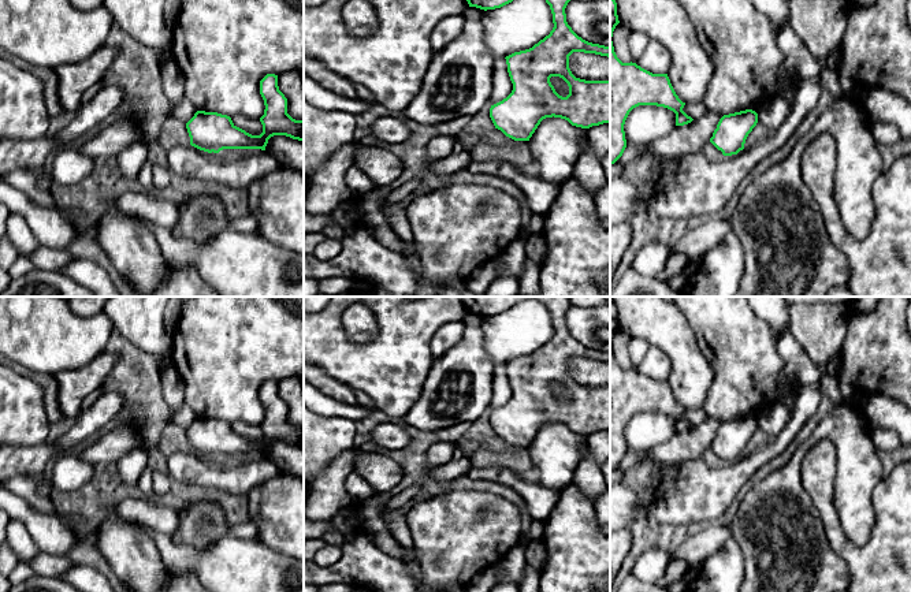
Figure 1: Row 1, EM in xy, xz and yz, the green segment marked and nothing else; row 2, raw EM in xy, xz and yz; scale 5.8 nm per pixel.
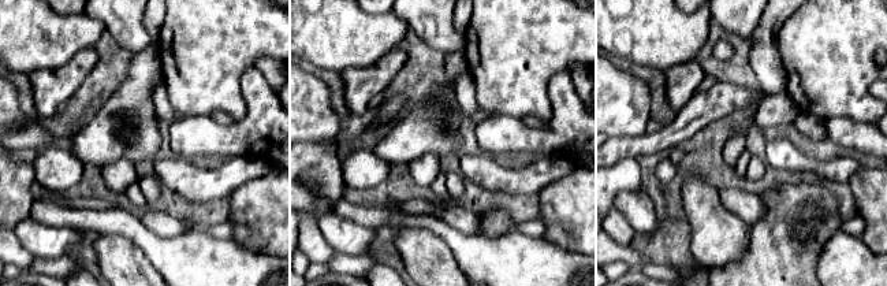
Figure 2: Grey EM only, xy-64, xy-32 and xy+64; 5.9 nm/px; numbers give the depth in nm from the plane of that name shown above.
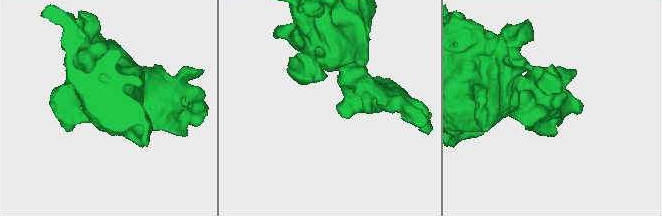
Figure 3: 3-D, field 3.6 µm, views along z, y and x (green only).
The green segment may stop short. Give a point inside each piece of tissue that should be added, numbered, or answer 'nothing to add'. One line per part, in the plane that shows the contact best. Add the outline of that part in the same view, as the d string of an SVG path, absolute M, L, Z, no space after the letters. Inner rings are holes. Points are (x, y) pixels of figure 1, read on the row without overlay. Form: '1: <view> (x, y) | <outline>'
nothing to add

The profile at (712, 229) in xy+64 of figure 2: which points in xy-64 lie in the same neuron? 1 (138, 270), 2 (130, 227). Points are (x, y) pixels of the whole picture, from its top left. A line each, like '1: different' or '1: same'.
1: same
2: different

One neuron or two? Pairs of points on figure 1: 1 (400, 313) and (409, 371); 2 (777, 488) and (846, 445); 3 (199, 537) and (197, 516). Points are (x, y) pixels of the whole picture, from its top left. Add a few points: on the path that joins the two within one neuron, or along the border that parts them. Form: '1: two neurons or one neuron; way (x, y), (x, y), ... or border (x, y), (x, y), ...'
1: one neuron; way (404, 327), (404, 357)
2: one neuron; way (792, 468), (800, 451), (818, 434), (825, 434)
3: one neuron; way (199, 532), (199, 521)

